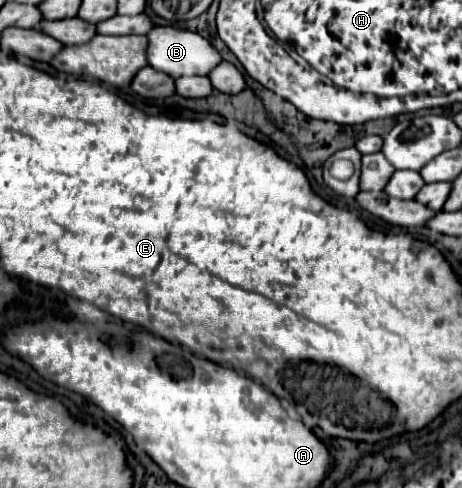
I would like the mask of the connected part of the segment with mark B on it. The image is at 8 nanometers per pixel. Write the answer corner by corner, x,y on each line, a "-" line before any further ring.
153,27
147,33
147,63
153,65
153,69
163,71
171,77
207,75
213,67
217,67
221,63
221,55
199,33
175,29
175,27

